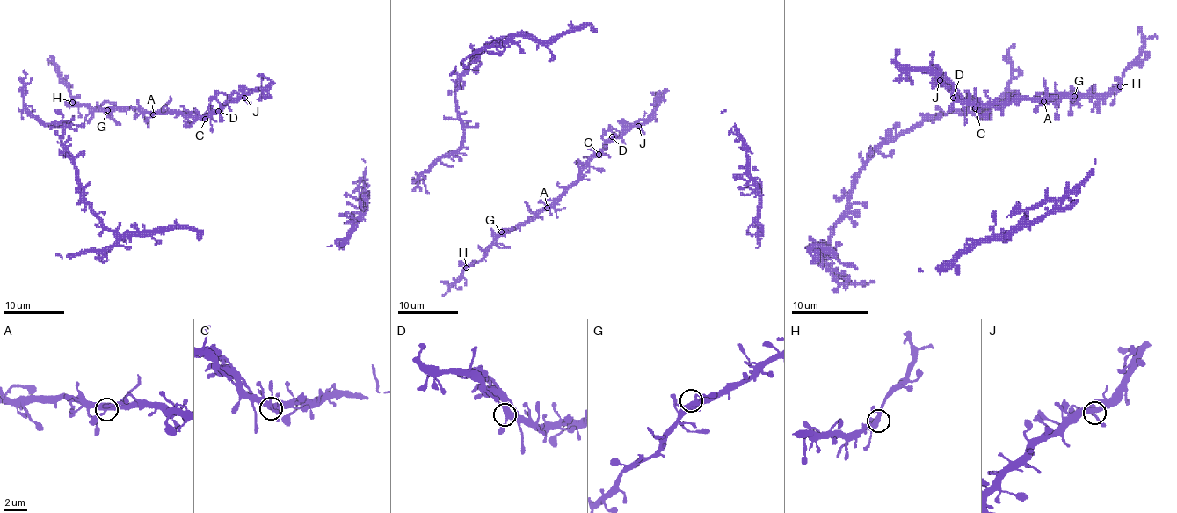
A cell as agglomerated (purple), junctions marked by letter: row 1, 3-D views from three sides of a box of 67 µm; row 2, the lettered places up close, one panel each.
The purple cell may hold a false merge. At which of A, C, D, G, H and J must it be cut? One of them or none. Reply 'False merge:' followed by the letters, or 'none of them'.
False merge: none of them

